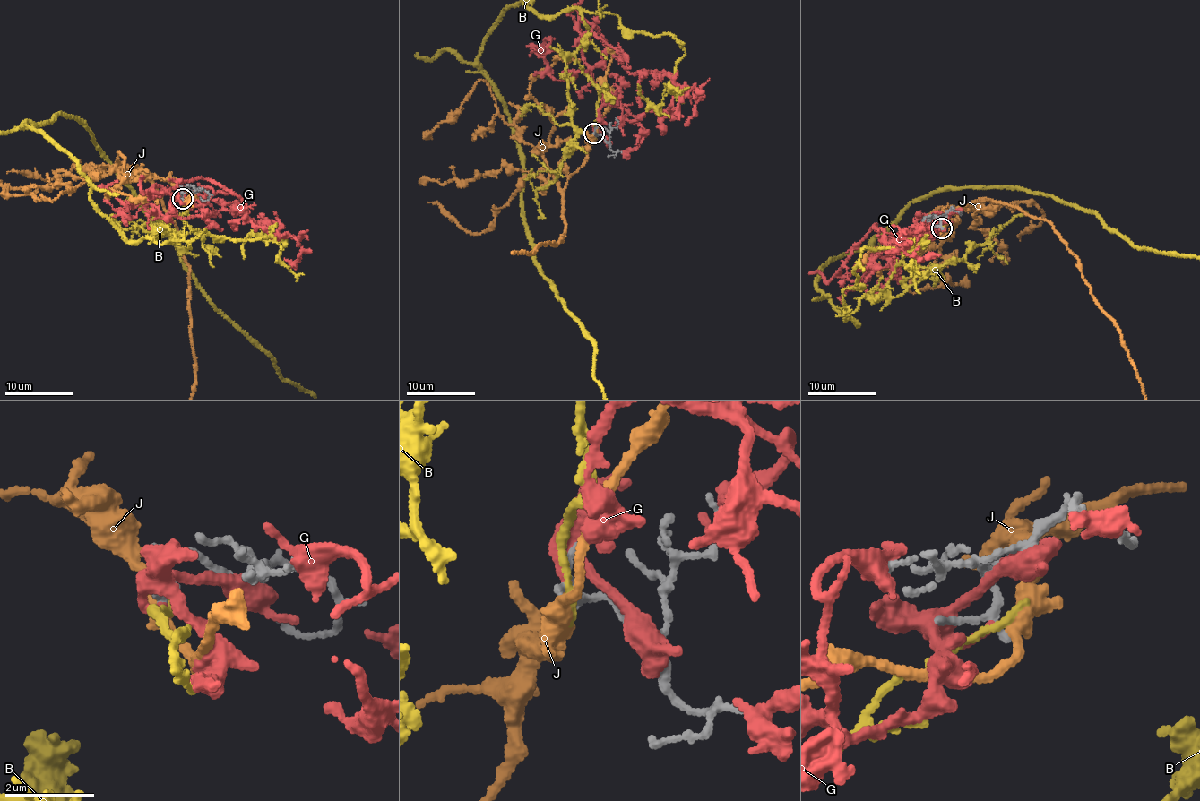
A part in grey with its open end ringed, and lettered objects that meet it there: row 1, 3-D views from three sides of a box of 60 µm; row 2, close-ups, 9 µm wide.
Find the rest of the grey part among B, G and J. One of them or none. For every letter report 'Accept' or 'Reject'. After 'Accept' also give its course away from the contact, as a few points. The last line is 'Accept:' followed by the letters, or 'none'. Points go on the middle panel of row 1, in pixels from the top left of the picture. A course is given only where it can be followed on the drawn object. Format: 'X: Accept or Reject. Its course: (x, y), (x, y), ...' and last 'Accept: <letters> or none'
B: Reject
G: Reject
J: Reject
Accept: none

